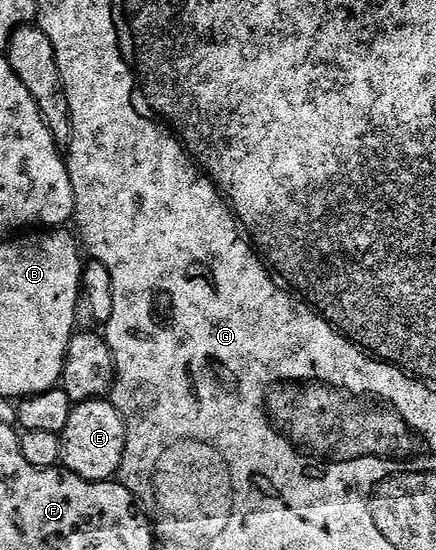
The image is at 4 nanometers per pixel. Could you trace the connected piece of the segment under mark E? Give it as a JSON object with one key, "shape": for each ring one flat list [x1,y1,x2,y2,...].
{"shape":[[109,398,75,403,68,425,60,433,62,441,61,466,93,483,105,483,117,476,124,461,126,422]]}

